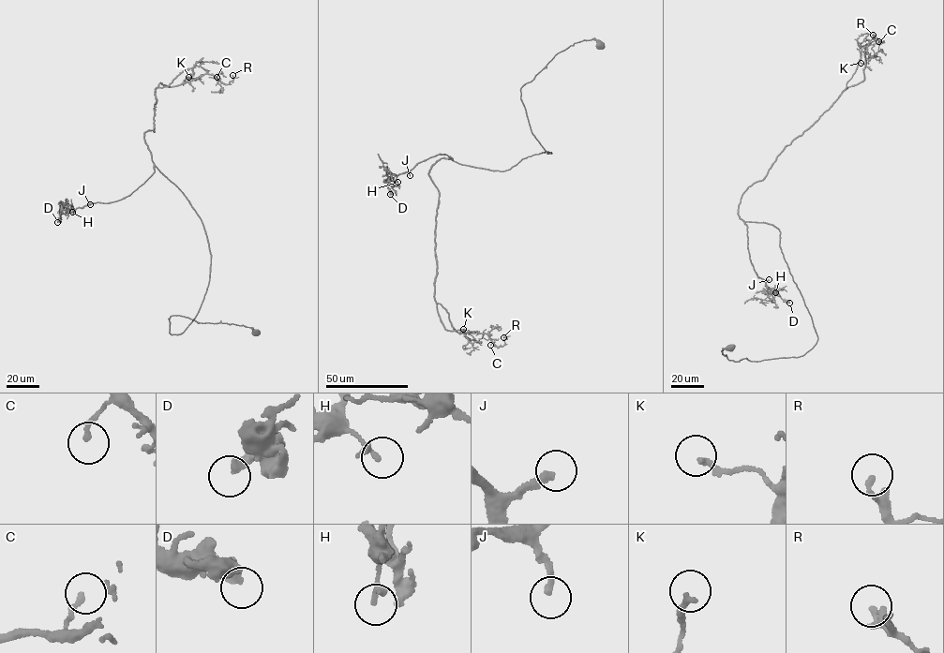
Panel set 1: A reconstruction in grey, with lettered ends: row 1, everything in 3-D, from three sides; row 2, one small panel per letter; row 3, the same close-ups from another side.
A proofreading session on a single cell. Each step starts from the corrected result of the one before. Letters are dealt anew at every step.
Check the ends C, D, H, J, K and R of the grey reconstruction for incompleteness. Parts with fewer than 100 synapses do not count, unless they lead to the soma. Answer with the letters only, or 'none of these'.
J

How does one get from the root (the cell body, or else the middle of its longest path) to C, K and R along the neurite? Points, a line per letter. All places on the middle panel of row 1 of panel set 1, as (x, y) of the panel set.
C: (600, 45), (575, 43), (520, 88), (551, 154), (501, 171), (443, 157), (428, 172), (441, 320), (490, 345)
K: (600, 45), (520, 88), (551, 154), (428, 172), (433, 297), (463, 329)
R: (600, 45), (575, 43), (520, 88), (551, 154), (501, 171), (443, 157), (428, 172), (441, 320), (503, 337)

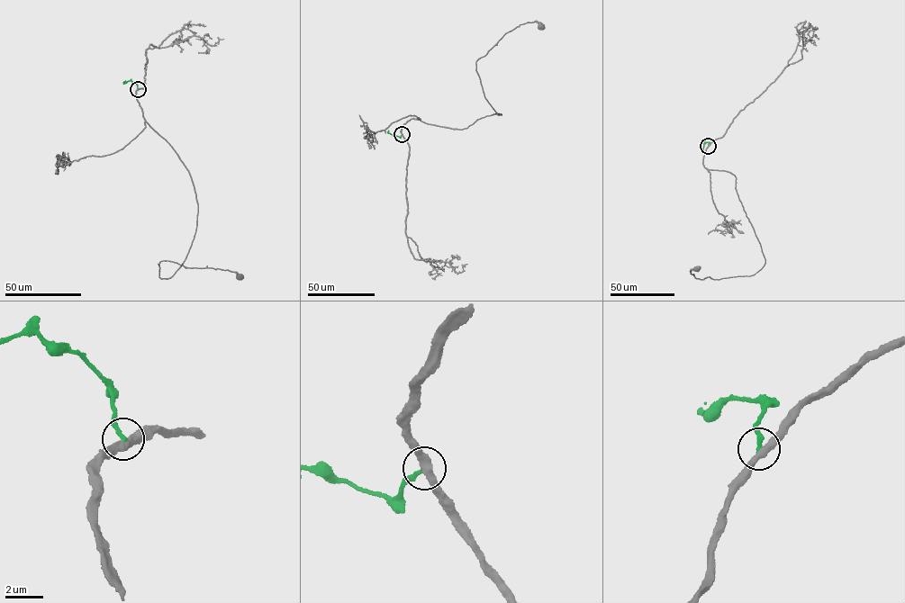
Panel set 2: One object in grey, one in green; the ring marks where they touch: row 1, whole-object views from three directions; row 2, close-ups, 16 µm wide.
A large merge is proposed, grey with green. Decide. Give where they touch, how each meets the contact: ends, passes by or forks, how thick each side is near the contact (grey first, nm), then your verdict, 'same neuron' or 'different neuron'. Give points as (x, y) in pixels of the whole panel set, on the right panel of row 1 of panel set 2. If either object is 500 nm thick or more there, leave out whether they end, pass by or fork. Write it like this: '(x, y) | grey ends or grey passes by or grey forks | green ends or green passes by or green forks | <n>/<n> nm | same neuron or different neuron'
(708, 146) | grey passes by | green ends | 400/200 nm | different neuron

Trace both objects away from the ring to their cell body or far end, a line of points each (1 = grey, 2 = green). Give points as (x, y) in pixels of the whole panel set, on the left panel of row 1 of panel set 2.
1: (138, 89), (146, 121), (188, 171), (198, 205), (183, 264), (159, 277), (167, 260), (239, 276)
2: (138, 89), (135, 82), (123, 83), (125, 80)

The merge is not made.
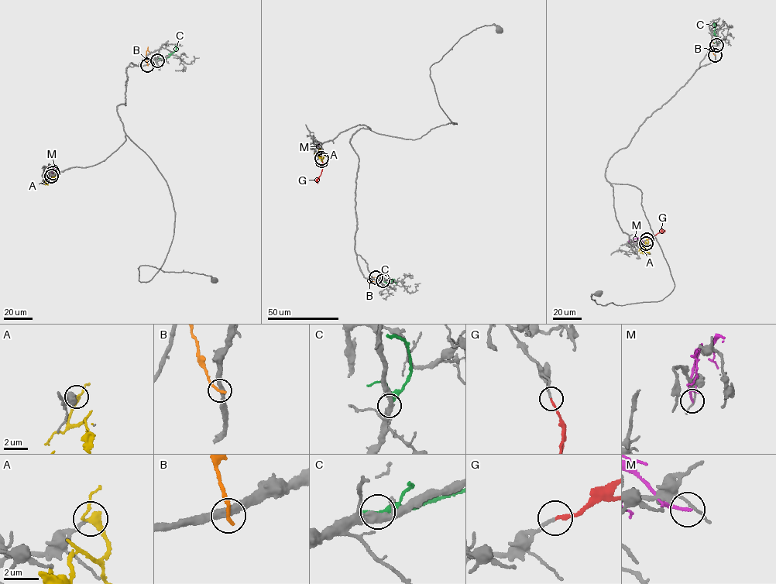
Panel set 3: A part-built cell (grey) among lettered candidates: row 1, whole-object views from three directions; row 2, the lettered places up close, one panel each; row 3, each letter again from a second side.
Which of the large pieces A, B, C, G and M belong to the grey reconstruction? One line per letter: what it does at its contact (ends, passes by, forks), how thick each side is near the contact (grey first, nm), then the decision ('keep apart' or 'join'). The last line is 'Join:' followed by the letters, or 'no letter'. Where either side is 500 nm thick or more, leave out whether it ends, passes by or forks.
A: it passes by | 200/300 nm | keep apart
B: it ends | 360/240 nm | keep apart
C: it ends | 320/320 nm | keep apart
G: it ends | 180/190 nm | join
M: it ends | 120/170 nm | keep apart
Join: G

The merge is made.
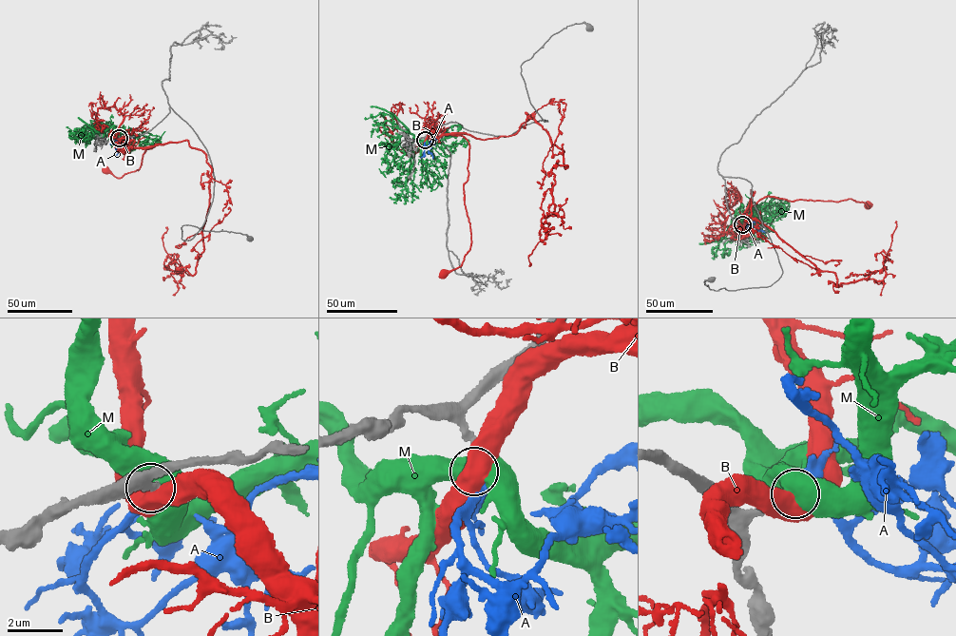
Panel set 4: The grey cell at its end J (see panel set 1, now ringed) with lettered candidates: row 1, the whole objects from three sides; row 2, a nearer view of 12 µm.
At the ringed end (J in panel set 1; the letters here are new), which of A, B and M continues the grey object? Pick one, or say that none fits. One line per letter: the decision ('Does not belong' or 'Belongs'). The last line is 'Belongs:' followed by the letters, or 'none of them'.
A: Belongs
B: Does not belong
M: Does not belong
Belongs: A

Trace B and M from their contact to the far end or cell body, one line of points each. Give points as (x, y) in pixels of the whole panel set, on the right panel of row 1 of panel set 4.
B: (742, 224), (743, 228), (748, 210), (768, 196), (794, 202), (849, 199), (868, 204)
M: (742, 224), (733, 219), (728, 230), (732, 233), (745, 226), (753, 231), (762, 229), (763, 235), (768, 233)

